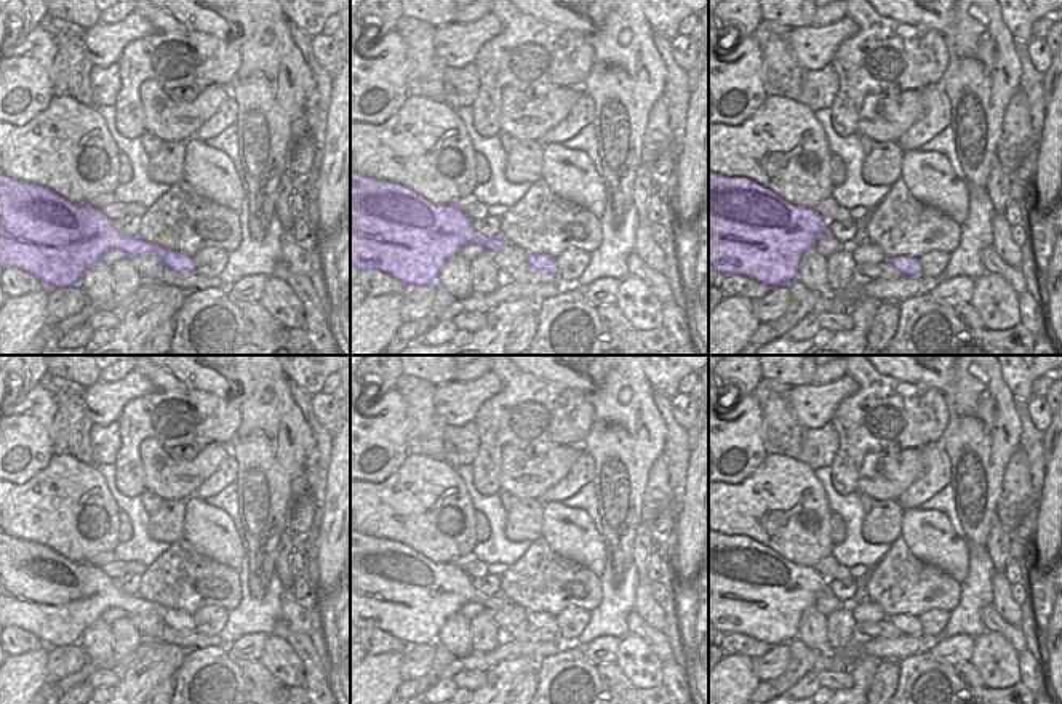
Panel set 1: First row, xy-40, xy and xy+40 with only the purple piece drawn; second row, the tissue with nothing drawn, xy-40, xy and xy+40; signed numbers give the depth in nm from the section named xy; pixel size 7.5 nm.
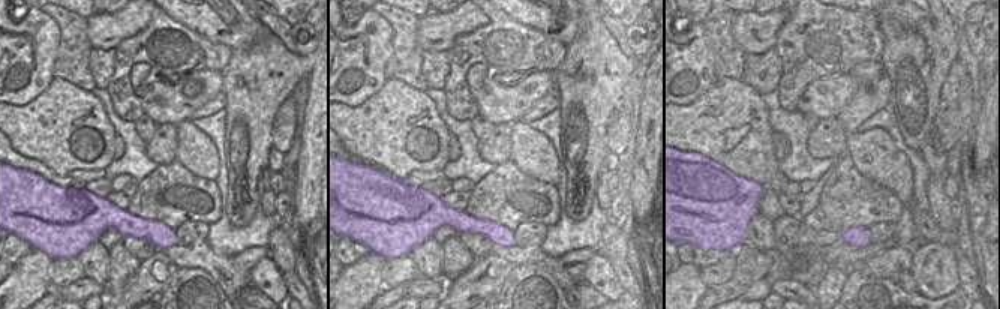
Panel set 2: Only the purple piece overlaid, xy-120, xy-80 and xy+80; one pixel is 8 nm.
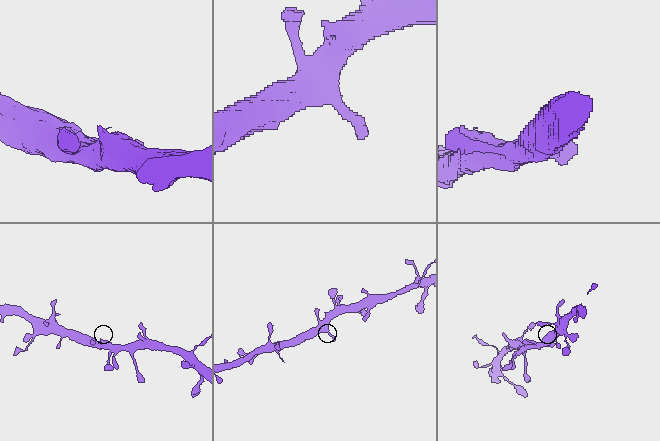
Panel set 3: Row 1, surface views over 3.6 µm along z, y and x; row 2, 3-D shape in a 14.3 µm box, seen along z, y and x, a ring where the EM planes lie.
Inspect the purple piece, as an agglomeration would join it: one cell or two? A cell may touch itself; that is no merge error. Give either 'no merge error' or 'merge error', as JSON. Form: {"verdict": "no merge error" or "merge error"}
{"verdict": "no merge error"}

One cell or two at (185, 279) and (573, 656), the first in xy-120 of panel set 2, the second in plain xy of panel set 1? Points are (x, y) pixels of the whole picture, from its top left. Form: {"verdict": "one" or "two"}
{"verdict": "one"}

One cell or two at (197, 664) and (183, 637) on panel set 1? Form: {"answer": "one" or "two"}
{"answer": "two"}

